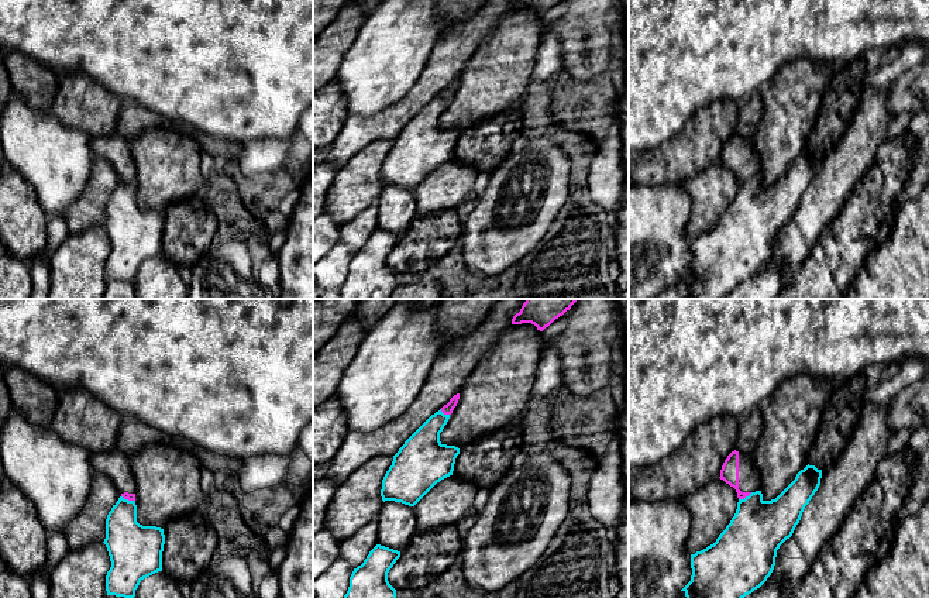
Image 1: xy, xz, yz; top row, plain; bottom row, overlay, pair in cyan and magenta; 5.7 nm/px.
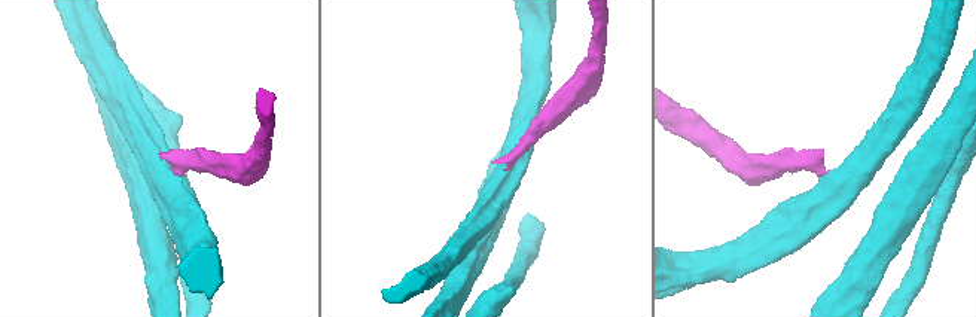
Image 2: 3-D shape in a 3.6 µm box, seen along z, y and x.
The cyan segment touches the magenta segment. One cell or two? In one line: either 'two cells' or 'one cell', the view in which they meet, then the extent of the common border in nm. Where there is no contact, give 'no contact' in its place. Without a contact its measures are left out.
two cells | yz | 90 nm

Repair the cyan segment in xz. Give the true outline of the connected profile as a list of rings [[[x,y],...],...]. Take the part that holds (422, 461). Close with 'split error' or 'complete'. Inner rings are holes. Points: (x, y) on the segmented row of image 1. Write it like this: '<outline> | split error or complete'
[[[431,415],[393,456],[382,480],[382,501],[414,506],[437,482],[453,475],[460,448],[440,441],[450,415]]] | complete

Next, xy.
[[[123,496],[106,519],[106,539],[111,567],[106,575],[107,595],[134,598],[140,582],[162,571],[164,529],[137,522],[135,501]]] | complete

